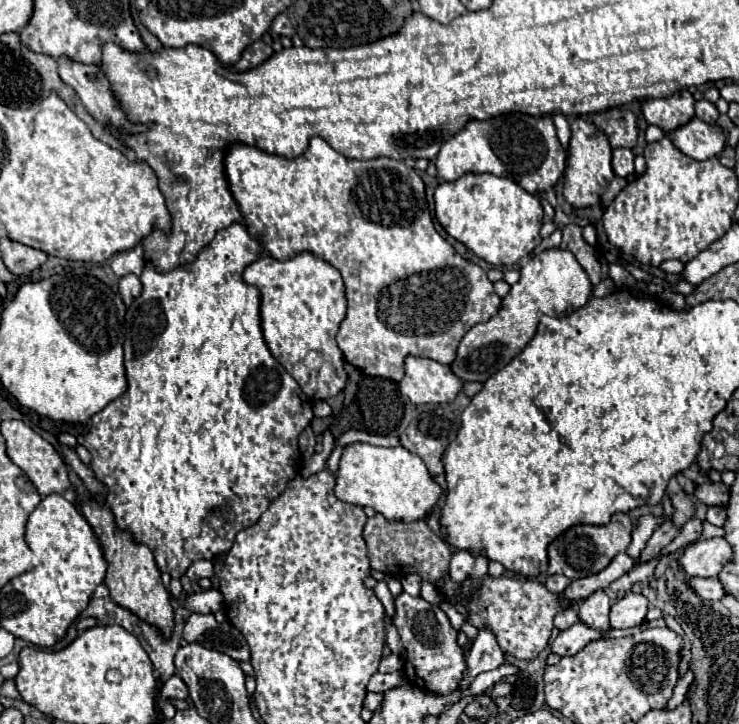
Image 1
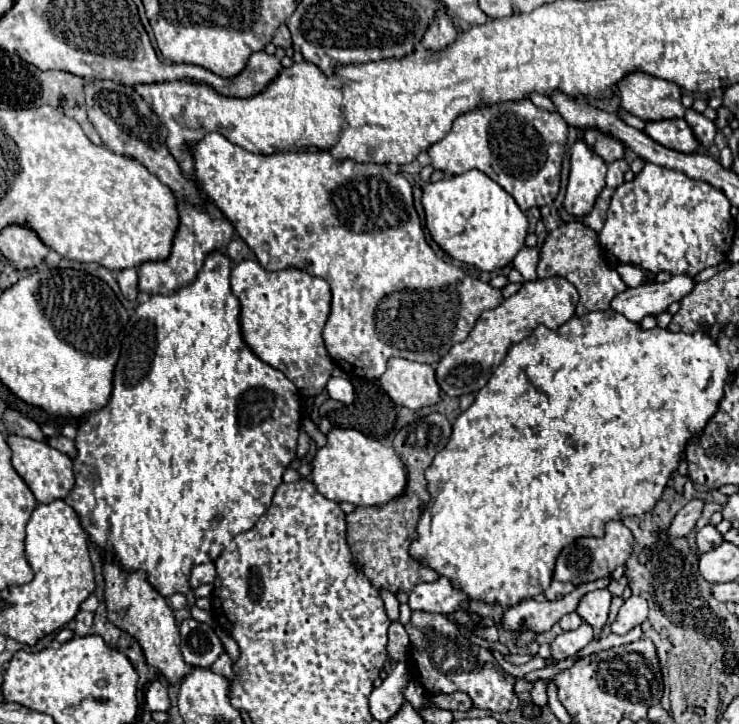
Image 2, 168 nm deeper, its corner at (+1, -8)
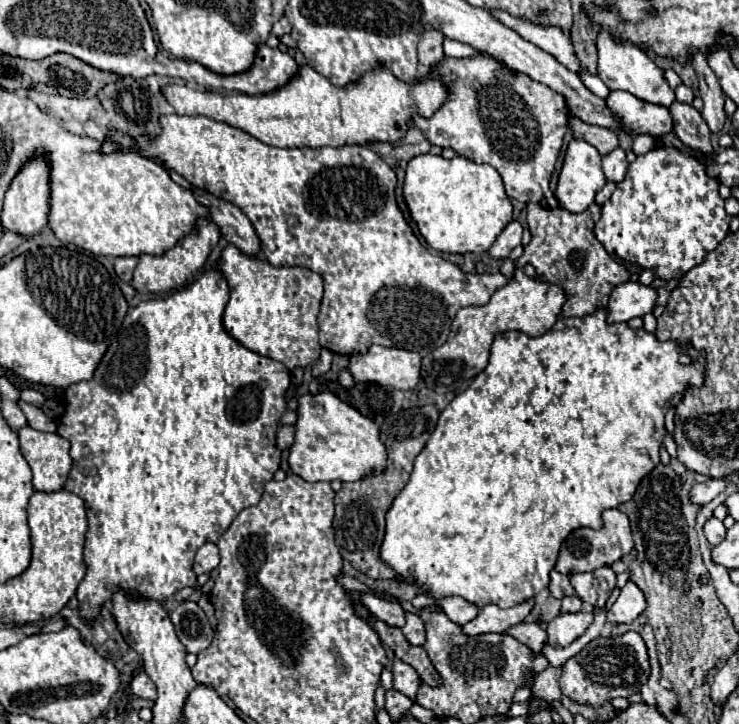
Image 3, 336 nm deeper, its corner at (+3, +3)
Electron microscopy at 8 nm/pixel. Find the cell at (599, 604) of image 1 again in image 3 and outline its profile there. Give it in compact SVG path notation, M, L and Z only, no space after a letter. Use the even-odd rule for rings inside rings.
M605 566L585 574L573 574L571 584L575 588L575 594L587 606L605 606L609 594L615 588L615 572L609 566Z

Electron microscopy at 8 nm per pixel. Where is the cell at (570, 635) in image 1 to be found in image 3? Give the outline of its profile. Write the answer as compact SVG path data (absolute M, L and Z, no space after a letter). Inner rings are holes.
M583 612L559 614L555 620L547 624L547 636L549 636L547 642L555 648L569 646L587 630L591 622L593 622L593 614L583 614Z

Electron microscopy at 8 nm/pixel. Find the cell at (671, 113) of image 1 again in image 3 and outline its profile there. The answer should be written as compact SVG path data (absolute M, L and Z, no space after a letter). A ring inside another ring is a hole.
M605 30L599 32L595 44L599 52L599 78L609 90L623 90L645 102L661 106L671 106L675 102L675 92L669 88L663 70L641 48L633 44L617 44Z

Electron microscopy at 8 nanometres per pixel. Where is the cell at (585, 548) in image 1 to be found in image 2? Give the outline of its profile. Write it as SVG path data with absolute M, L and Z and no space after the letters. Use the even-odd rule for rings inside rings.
M609 521L605 525L605 535L601 539L597 537L581 537L567 545L561 555L557 557L555 575L557 581L569 581L573 585L583 585L589 581L597 581L603 577L609 577L619 565L623 565L633 551L633 535L621 521Z

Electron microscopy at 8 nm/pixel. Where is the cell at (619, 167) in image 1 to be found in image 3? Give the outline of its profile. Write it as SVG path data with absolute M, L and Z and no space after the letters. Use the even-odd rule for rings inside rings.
M615 148L613 152L603 156L603 172L605 172L605 178L613 182L621 182L625 178L627 158L621 148Z

